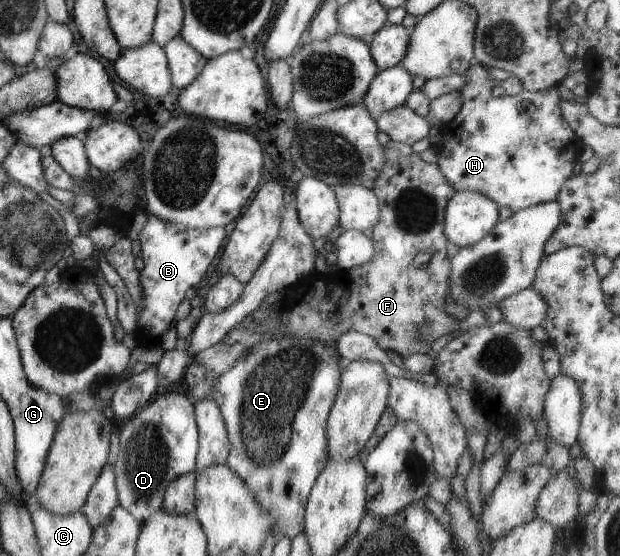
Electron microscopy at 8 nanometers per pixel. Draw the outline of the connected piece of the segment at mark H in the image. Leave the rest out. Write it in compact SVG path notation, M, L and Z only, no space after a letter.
M473 62L469 68L464 71L464 74L466 74L466 78L464 78L464 80L466 80L466 84L464 85L464 93L462 93L462 97L464 97L464 99L460 111L456 114L456 116L454 116L454 118L452 118L452 121L441 126L440 142L437 146L434 146L436 165L440 168L442 176L448 180L448 184L452 186L452 189L455 192L464 190L480 192L480 194L484 194L485 196L488 196L488 198L492 198L492 201L496 202L498 207L506 206L513 212L538 203L552 202L556 200L556 194L560 192L560 188L564 186L564 182L566 182L572 174L573 166L578 160L578 153L580 151L579 139L576 138L574 132L570 129L570 126L568 126L568 124L564 121L564 118L562 118L562 108L560 108L560 106L562 106L562 104L560 104L562 99L558 96L556 89L551 87L550 89L538 92L521 91L519 94L516 94L516 96L504 95L499 98L492 98L490 96L491 90L497 85L497 82L494 78L490 78L488 72L486 72L486 67L482 67L480 64Z

